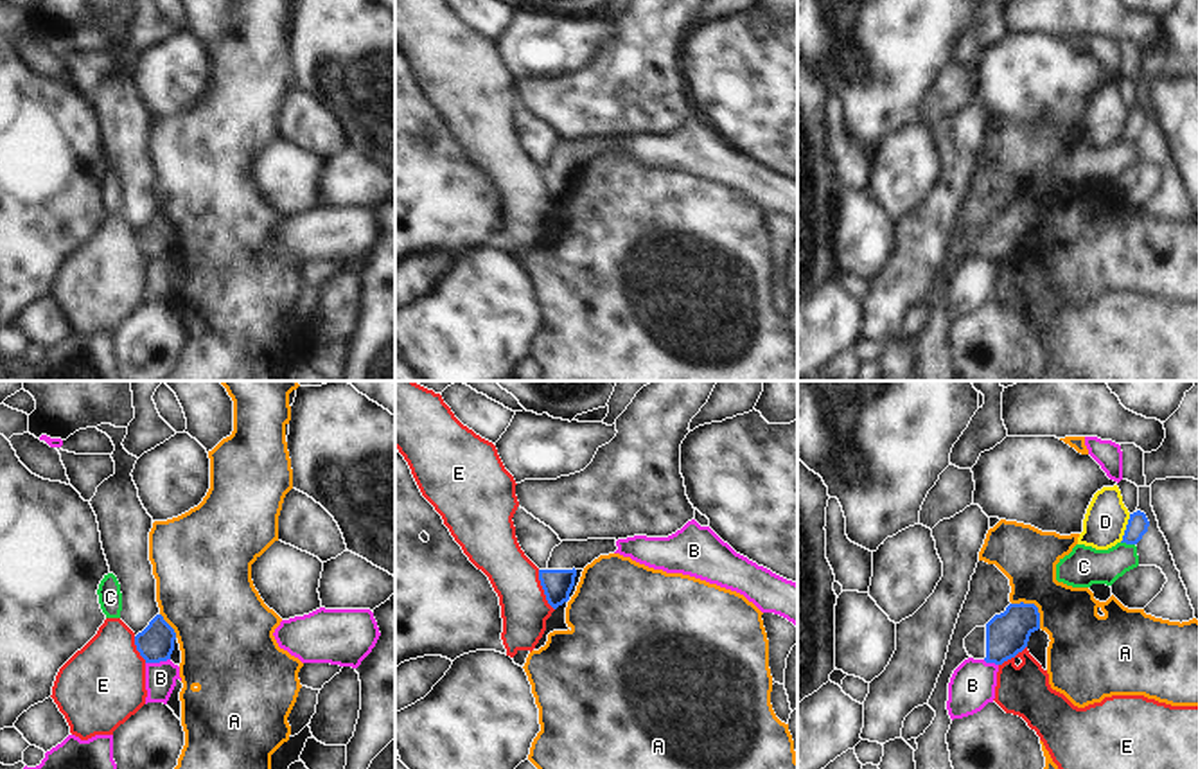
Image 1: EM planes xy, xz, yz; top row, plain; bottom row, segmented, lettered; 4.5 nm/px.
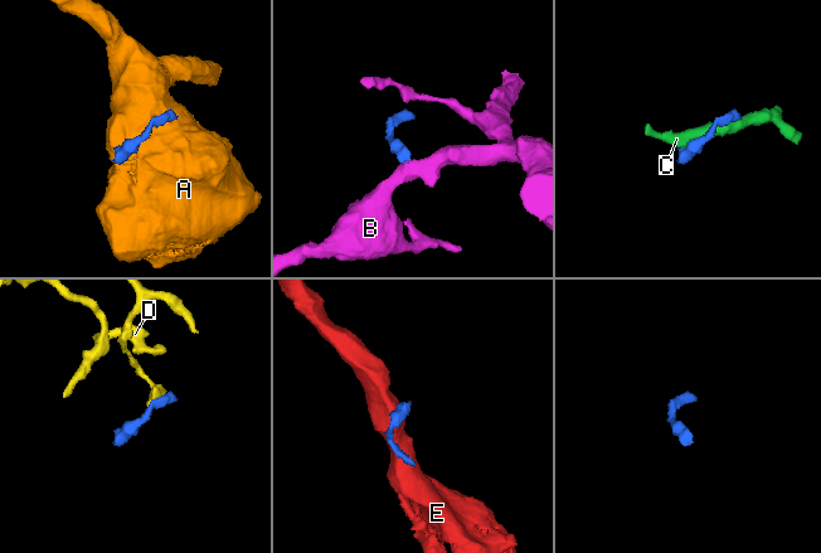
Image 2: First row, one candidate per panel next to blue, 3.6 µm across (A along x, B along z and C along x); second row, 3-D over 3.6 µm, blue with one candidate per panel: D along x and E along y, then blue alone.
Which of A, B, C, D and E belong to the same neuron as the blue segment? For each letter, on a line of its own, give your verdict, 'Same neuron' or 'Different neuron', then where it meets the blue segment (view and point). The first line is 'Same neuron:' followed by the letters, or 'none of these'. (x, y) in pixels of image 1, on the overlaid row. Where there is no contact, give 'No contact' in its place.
Same neuron: none of these
A: Different neuron. Touches blue at yz (1035, 606)
B: Different neuron. Touches blue at xy (157, 662)
C: Different neuron. Touches blue at yz (1128, 543)
D: Different neuron. Touches blue at yz (1127, 529)
E: Different neuron. Touches blue at xz (543, 588)

